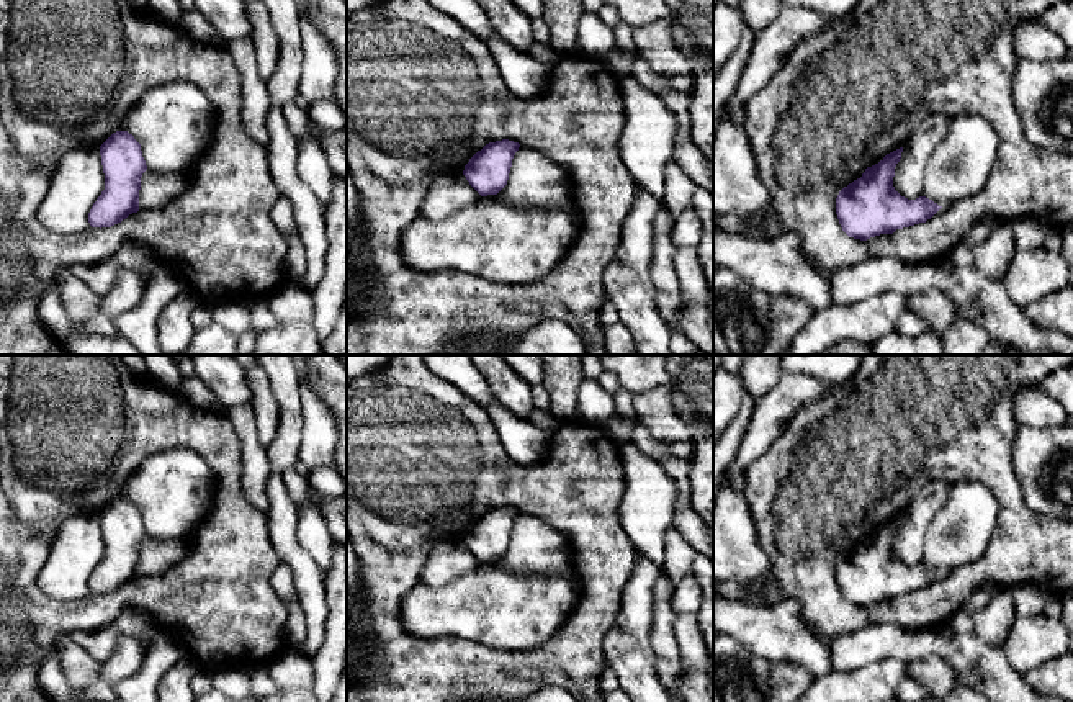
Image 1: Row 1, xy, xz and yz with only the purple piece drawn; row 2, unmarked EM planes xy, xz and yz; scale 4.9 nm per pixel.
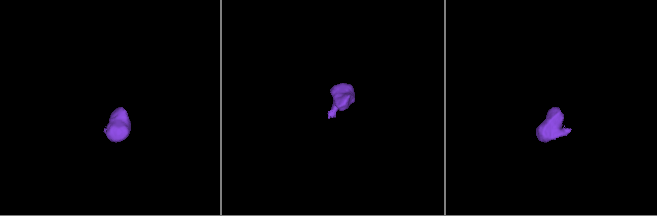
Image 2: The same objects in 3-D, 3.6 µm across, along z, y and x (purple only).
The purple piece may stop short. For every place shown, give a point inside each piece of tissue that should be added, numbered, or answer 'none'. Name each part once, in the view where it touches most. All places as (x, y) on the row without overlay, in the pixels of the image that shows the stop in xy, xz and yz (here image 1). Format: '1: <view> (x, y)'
1: xy (156, 557)

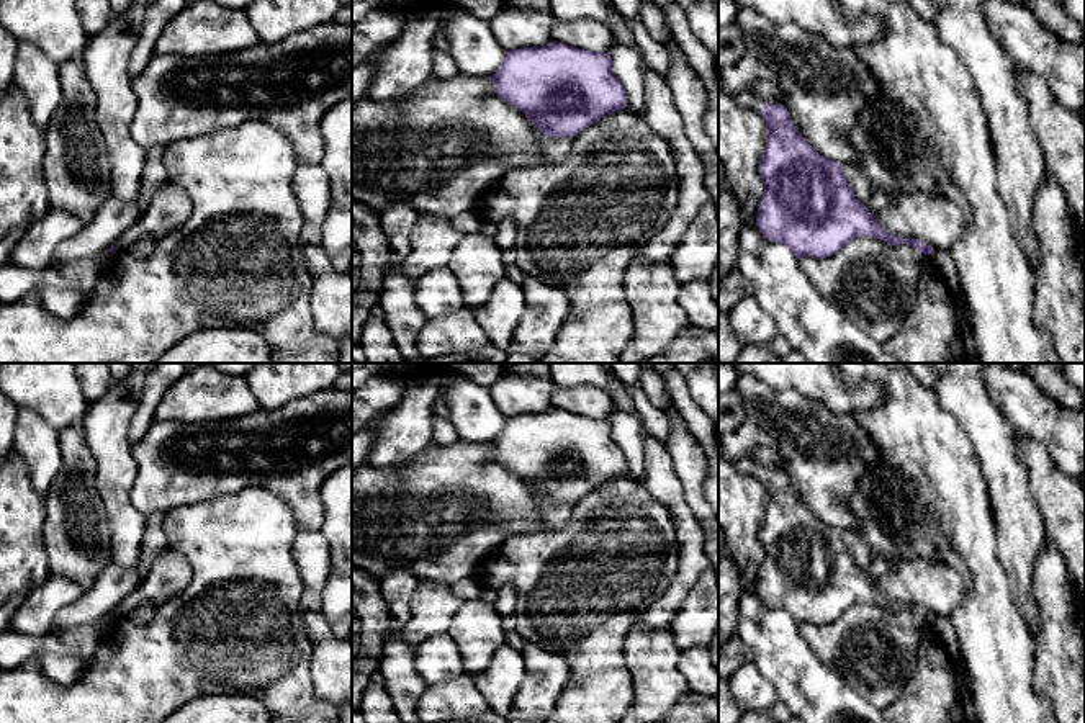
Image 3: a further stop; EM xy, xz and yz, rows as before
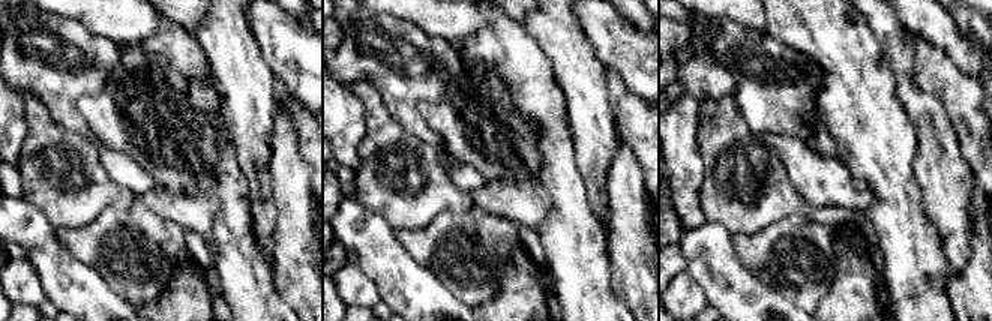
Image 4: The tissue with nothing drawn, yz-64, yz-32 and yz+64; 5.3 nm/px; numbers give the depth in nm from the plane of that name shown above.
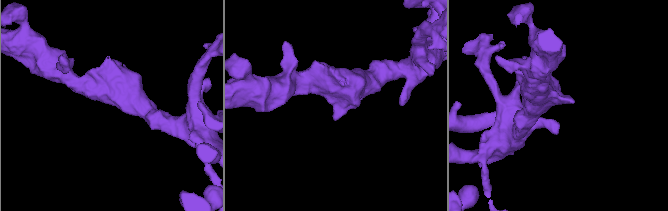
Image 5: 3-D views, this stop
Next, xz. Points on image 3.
none

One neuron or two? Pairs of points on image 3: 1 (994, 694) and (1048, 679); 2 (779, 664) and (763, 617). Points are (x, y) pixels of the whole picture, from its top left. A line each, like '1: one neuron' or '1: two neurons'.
1: two neurons
2: one neuron

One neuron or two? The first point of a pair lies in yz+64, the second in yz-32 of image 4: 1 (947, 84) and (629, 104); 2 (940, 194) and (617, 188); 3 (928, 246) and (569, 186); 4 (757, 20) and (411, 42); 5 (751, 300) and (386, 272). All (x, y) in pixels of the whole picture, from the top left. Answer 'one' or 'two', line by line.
1: one
2: two
3: one
4: two
5: one

